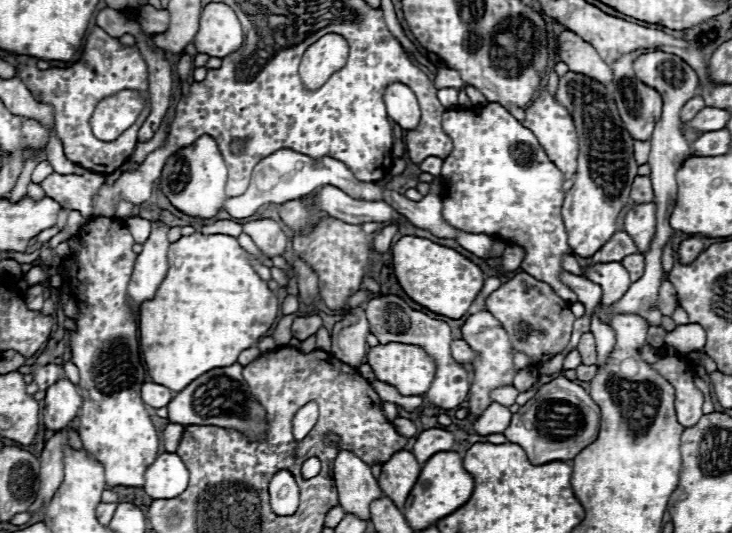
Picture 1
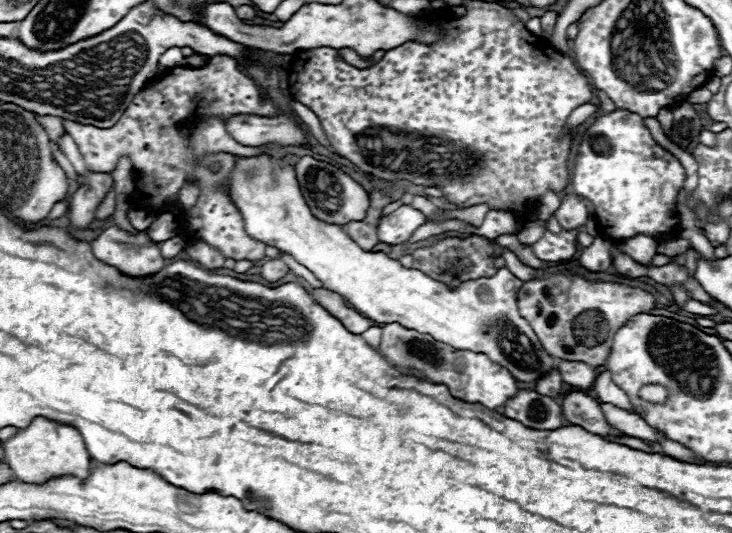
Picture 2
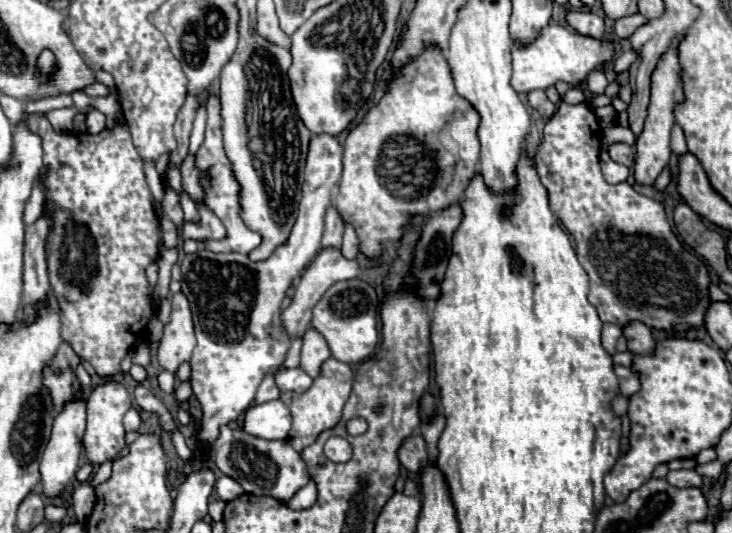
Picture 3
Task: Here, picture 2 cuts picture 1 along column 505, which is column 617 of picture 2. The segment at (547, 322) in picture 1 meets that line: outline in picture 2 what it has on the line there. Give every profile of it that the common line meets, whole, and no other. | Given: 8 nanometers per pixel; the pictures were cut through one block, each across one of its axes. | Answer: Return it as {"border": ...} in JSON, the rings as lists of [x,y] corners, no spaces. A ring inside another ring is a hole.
{"border":[[[554,276],[548,280],[528,280],[518,290],[518,310],[528,320],[548,354],[586,362],[594,368],[608,358],[616,330],[634,314],[654,308],[652,294],[616,282],[586,282],[578,276]]]}

